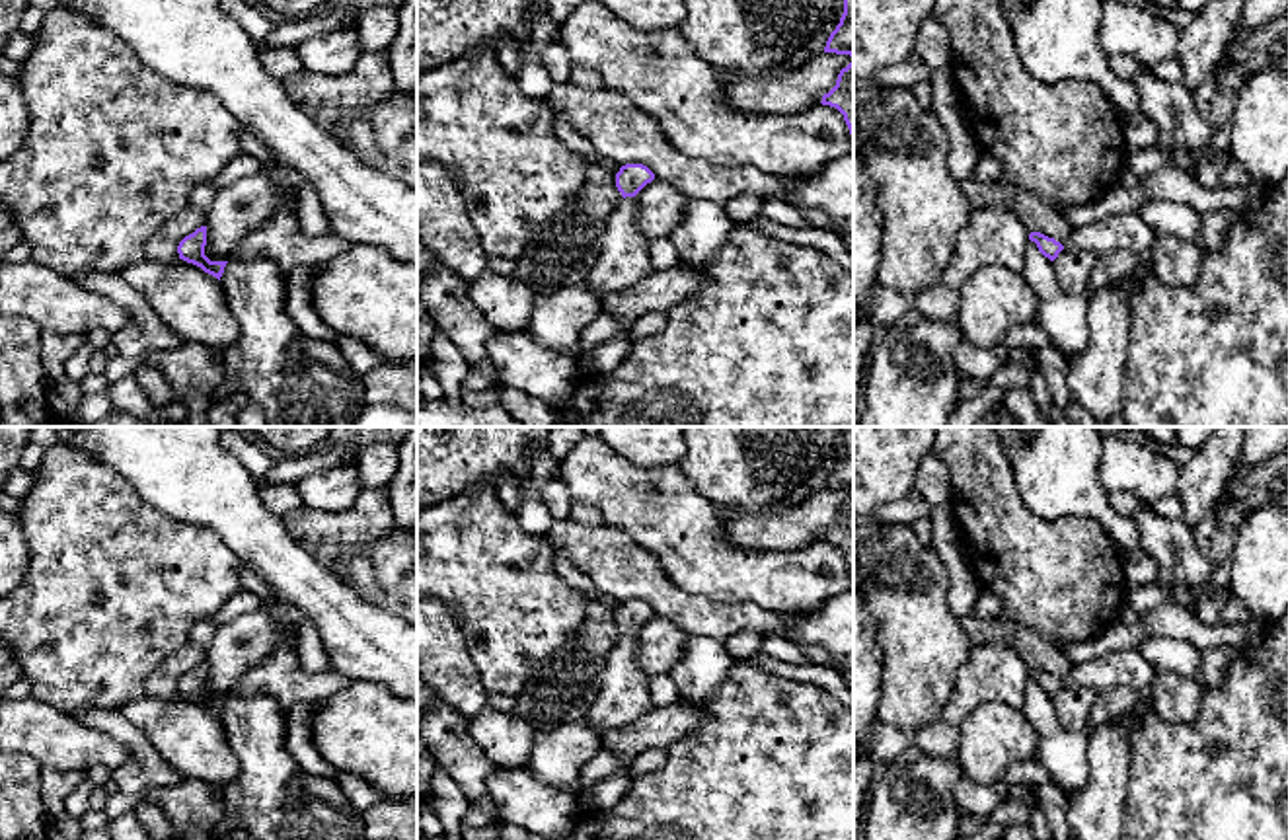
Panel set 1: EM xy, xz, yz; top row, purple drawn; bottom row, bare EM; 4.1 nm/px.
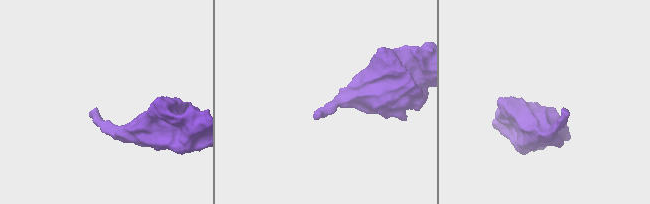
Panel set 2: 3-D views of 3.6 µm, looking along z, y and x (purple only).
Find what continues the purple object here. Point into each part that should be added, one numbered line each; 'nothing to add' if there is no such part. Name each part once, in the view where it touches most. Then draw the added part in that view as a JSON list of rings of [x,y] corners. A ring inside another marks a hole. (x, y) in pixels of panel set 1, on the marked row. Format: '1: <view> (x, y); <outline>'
1: xz (624, 260); [[[625,197],[608,218],[600,238],[600,257],[585,283],[602,298],[620,292],[649,273],[649,236],[637,228],[635,197]]]

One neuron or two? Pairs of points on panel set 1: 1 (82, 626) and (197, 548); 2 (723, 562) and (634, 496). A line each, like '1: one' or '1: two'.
1: one
2: one

